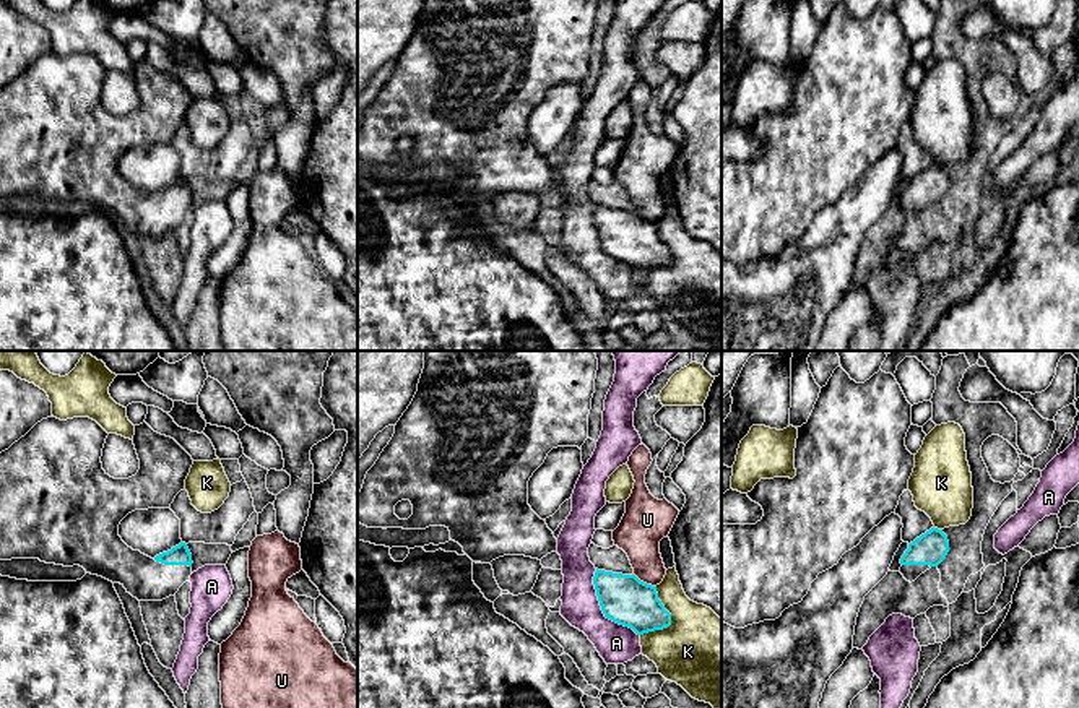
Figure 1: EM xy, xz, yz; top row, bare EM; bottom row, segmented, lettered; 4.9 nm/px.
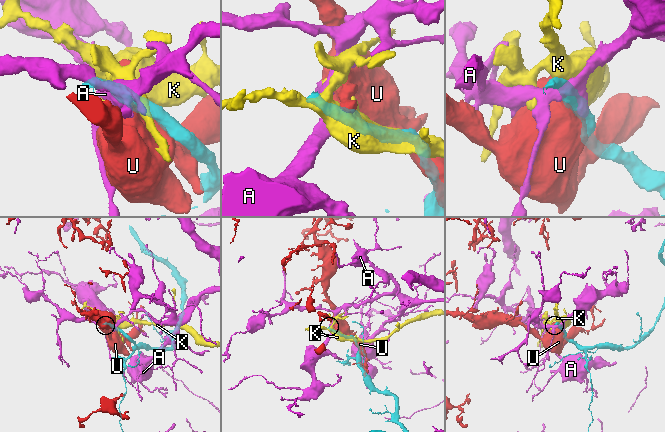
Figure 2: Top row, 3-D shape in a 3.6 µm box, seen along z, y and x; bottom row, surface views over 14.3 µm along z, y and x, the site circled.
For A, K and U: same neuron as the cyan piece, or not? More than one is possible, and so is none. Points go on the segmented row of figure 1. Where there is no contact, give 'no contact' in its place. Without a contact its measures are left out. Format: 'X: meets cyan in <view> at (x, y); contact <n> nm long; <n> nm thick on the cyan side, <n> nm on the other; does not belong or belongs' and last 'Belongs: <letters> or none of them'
A: meets cyan in xz at (602, 609); contact 400 nm long; 240 nm thick on the cyan side, 190 nm on the other; does not belong
K: meets cyan in xz at (670, 621); contact 260 nm long; 240 nm thick on the cyan side, 400 nm on the other; does not belong
U: meets cyan in xz at (645, 583); contact 130 nm long; 240 nm thick on the cyan side, 220 nm on the other; does not belong
Belongs: none of them

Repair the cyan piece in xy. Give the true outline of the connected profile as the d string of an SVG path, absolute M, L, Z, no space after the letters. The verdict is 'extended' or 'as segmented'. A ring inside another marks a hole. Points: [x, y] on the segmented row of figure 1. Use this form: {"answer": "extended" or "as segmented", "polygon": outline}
{"answer": "extended", "polygon": "M47 417L24 437L0 453L0 560L39 559L63 567L80 565L86 573L120 583L138 601L162 601L176 596L190 580L192 554L185 542L154 559L133 550L119 536L120 521L135 510L169 508L176 495L185 489L193 464L192 456L171 437L154 432L146 422L135 425L133 445L140 469L128 479L114 479L101 463L107 432L89 417L60 421Z"}

